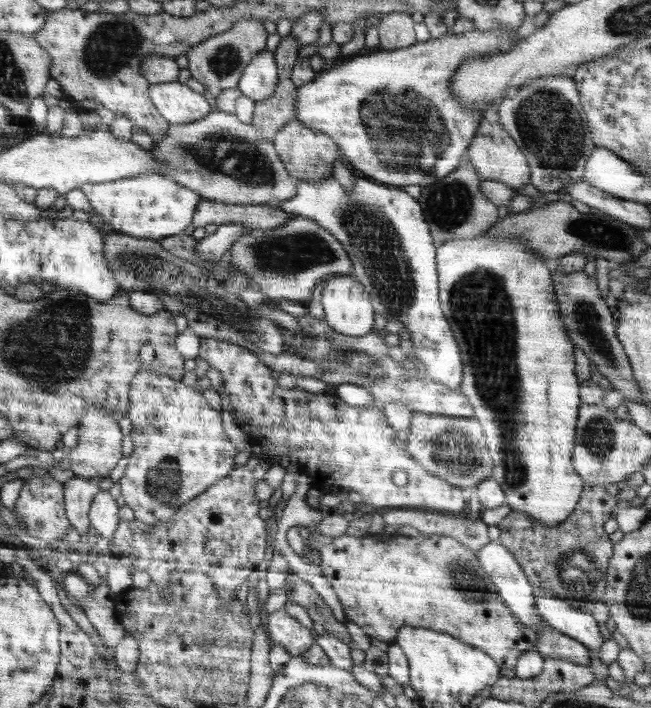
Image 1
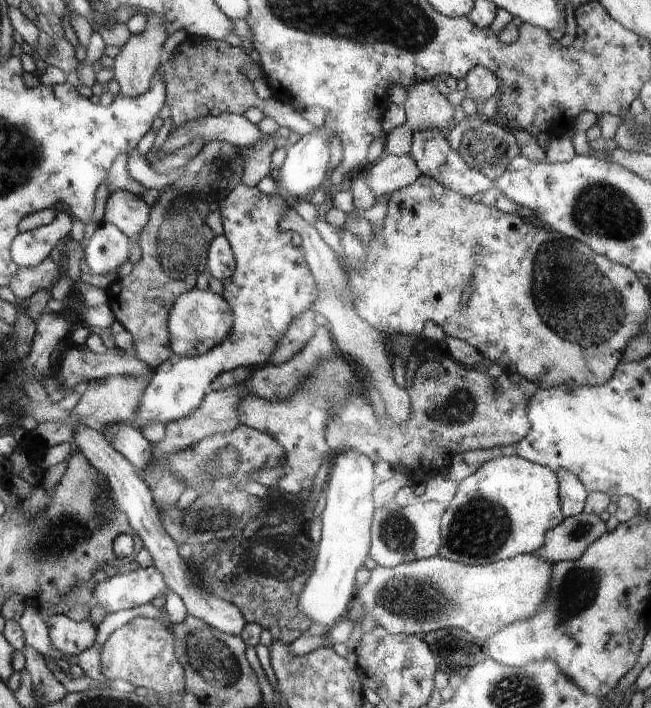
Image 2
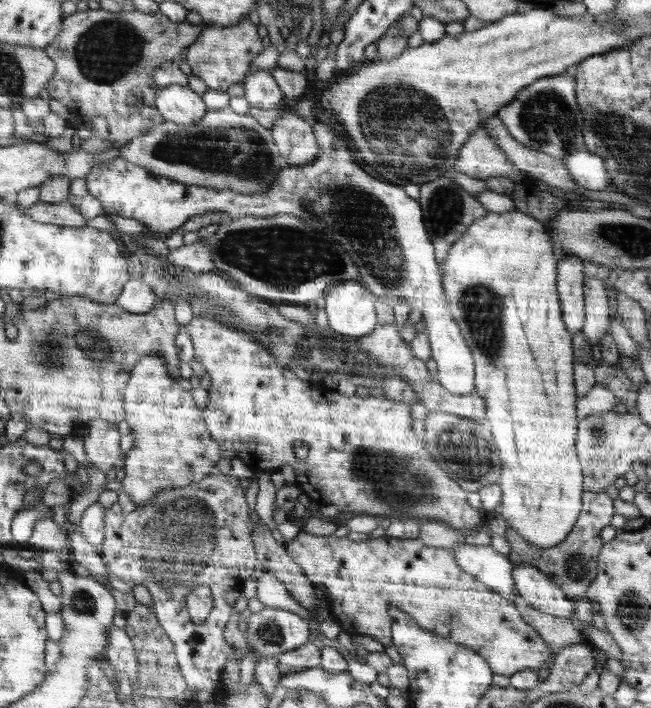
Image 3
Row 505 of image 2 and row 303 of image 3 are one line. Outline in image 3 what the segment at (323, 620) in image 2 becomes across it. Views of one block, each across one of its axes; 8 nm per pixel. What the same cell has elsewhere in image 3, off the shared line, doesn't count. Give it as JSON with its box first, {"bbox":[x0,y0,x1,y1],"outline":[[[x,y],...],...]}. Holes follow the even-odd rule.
{"bbox":[325,280,375,338],"outline":[[[360,280],[344,281],[325,294],[328,326],[347,338],[368,337],[375,330],[374,296]]]}

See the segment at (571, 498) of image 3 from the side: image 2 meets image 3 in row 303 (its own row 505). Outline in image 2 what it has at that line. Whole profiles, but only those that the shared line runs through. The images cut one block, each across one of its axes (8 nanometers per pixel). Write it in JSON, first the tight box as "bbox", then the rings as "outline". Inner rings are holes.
{"bbox":[439,455,565,565],"outline":[[[517,455],[496,456],[483,463],[476,472],[457,484],[455,496],[446,506],[442,519],[439,556],[466,565],[479,565],[478,562],[488,564],[519,555],[537,554],[545,544],[547,532],[558,527],[565,519],[556,476],[546,466],[532,463]]]}

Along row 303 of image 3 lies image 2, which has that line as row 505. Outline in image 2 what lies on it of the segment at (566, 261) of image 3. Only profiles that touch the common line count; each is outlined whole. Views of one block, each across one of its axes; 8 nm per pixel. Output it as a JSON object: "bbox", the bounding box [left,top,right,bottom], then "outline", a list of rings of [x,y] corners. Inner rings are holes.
{"bbox":[558,469,588,518],"outline":[[[560,469],[558,471],[560,482],[561,506],[565,518],[574,517],[583,513],[588,493],[586,488],[578,481],[572,472]]]}

